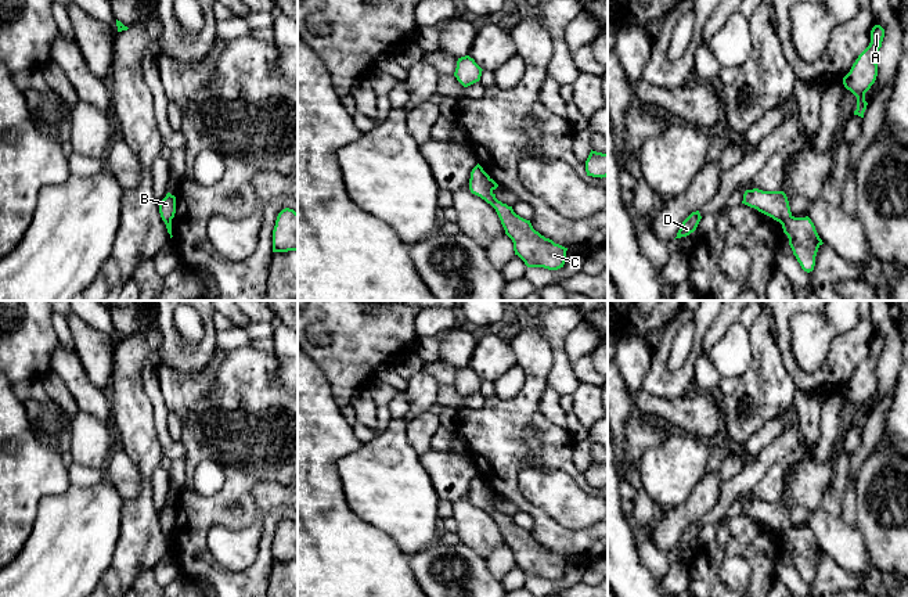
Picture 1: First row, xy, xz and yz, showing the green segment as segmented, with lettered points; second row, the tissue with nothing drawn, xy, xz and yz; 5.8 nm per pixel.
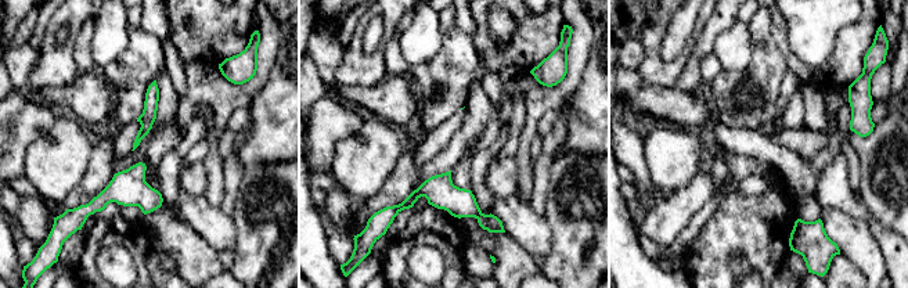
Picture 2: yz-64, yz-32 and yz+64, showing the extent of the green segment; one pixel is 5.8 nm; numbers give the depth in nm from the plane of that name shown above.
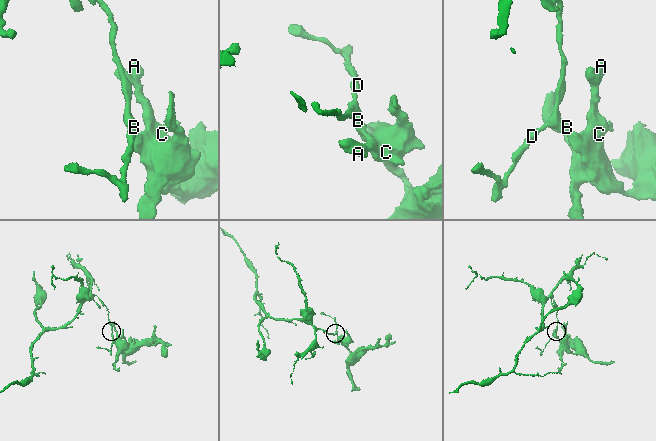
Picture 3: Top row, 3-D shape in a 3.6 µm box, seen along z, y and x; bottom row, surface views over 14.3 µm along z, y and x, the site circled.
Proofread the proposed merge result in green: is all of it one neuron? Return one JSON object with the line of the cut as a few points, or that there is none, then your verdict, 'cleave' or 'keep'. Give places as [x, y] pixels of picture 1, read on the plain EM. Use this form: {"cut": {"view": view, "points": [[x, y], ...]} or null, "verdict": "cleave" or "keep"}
{"cut": {"view": "yz", "points": [[791, 525], [781, 533]]}, "verdict": "cleave"}

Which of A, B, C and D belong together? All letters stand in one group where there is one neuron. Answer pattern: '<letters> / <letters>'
A C / B D

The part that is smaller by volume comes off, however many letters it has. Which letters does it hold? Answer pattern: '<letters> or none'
A, C

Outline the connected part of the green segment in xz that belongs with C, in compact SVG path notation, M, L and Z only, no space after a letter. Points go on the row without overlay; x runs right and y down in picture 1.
M478 474L469 489L469 500L490 514L505 540L505 544L514 553L515 565L518 565L527 578L544 578L558 580L563 578L568 558L555 554L536 542L530 533L516 525L512 517L502 514L493 503L498 494Z

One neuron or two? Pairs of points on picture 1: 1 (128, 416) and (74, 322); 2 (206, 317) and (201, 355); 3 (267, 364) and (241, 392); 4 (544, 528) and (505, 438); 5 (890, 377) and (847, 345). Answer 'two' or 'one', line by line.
1: two
2: one
3: one
4: one
5: two

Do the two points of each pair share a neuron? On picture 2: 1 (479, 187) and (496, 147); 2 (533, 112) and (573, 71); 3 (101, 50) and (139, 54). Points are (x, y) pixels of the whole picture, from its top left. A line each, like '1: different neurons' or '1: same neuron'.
1: same neuron
2: same neuron
3: different neurons

